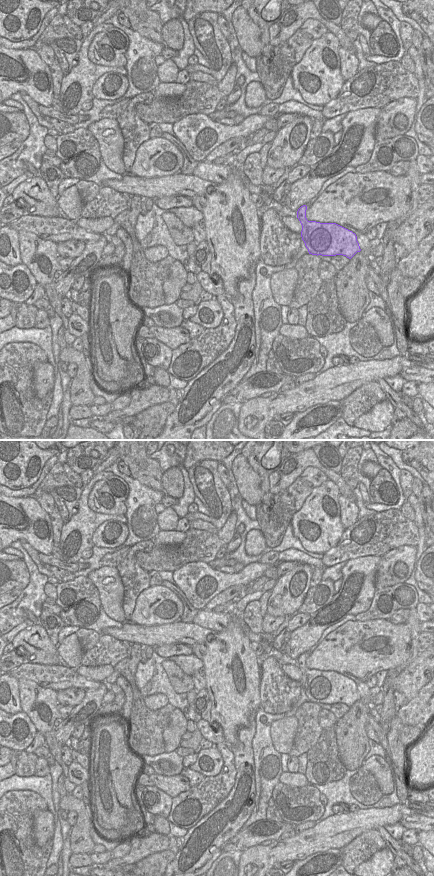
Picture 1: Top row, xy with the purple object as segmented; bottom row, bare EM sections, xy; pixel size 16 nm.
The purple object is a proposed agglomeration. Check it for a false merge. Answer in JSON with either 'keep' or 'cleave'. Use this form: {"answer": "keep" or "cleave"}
{"answer": "keep"}

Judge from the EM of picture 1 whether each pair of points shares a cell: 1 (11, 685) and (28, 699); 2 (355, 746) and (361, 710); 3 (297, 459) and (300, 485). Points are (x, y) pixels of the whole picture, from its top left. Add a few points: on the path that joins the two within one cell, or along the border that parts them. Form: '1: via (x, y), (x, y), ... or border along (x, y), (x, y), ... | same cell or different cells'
1: border along (17, 679), (19, 705), (22, 710) | different cells
2: via (355, 737), (355, 719) | same cell
3: border along (322, 471), (317, 468), (307, 467), (285, 489) | different cells

